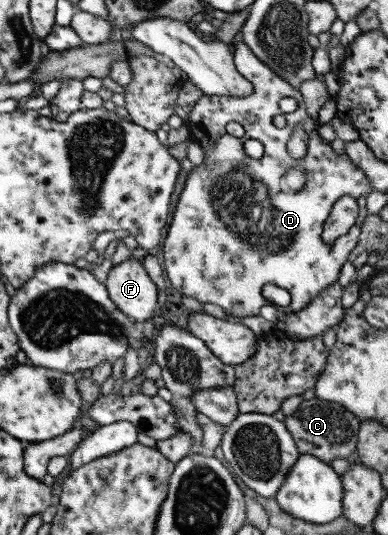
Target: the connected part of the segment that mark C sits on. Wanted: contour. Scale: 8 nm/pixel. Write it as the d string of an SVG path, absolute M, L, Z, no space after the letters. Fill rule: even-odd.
M317 397L302 400L293 414L284 416L282 423L292 436L299 454L315 456L328 465L337 458L354 460L358 420L337 402L327 402Z

